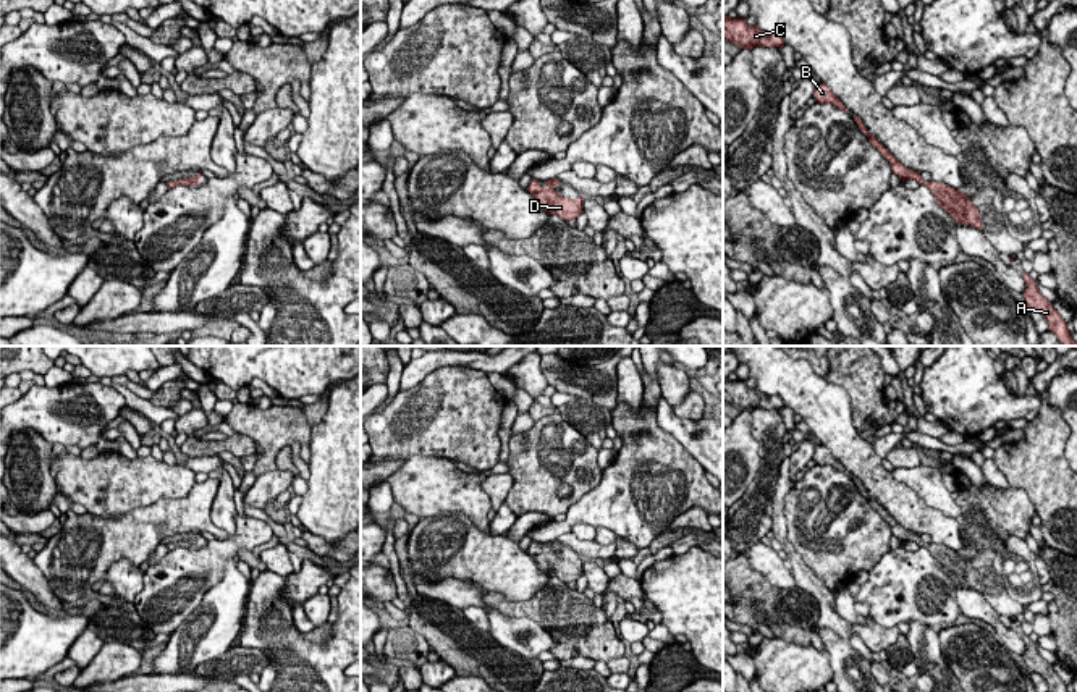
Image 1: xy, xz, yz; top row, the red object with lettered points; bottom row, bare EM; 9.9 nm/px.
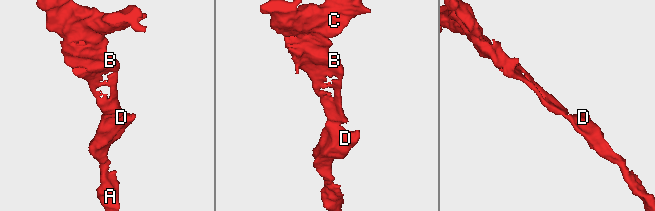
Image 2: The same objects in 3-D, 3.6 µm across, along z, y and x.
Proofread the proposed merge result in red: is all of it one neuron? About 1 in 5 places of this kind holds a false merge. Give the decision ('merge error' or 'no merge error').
no merge error

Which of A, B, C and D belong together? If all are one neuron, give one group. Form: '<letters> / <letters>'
A B C D

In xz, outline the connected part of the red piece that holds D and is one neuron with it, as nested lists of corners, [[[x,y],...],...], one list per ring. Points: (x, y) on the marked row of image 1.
[[[532,178],[527,191],[537,199],[538,205],[550,215],[560,215],[563,220],[576,220],[582,213],[582,196],[576,199],[563,197],[553,188],[560,184],[556,178],[543,181],[542,188],[537,179]]]

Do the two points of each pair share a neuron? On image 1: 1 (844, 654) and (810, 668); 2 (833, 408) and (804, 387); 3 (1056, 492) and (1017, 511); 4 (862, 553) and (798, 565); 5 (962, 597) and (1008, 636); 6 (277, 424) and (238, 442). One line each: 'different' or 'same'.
1: different
2: same
3: different
4: different
5: same
6: different

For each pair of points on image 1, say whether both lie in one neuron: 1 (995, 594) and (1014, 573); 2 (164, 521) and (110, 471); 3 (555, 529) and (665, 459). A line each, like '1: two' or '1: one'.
1: two
2: two
3: one

